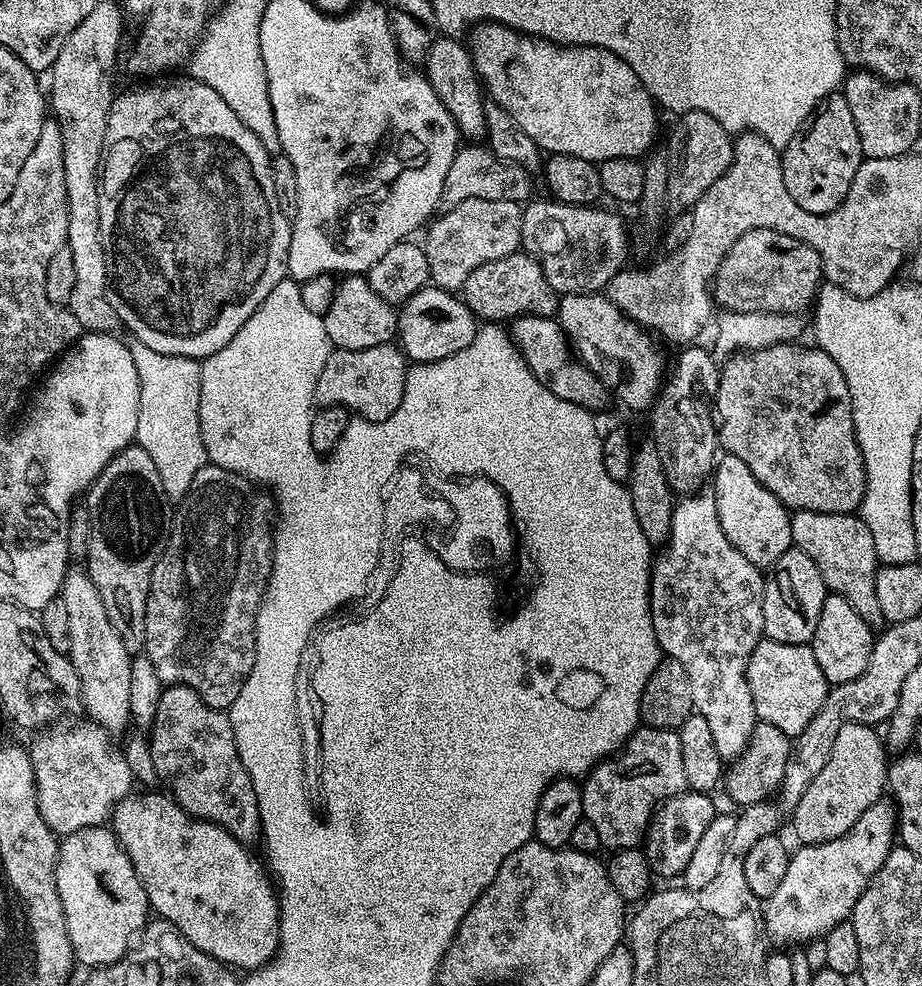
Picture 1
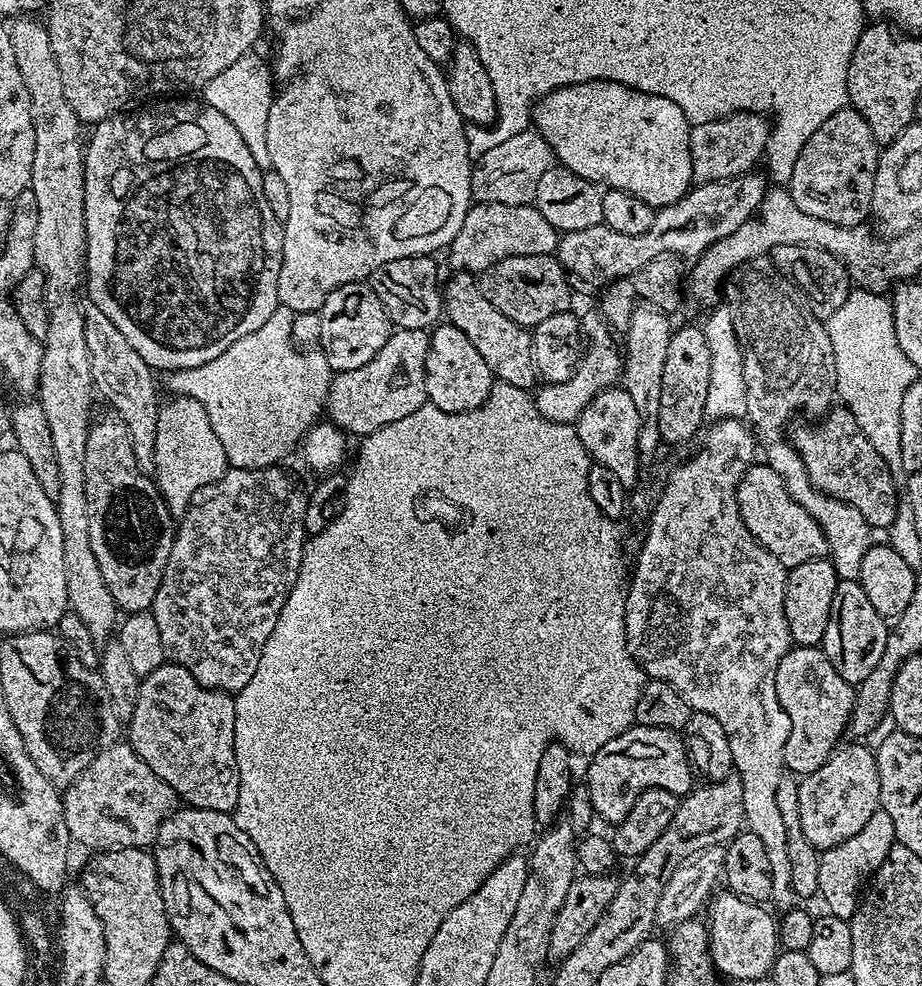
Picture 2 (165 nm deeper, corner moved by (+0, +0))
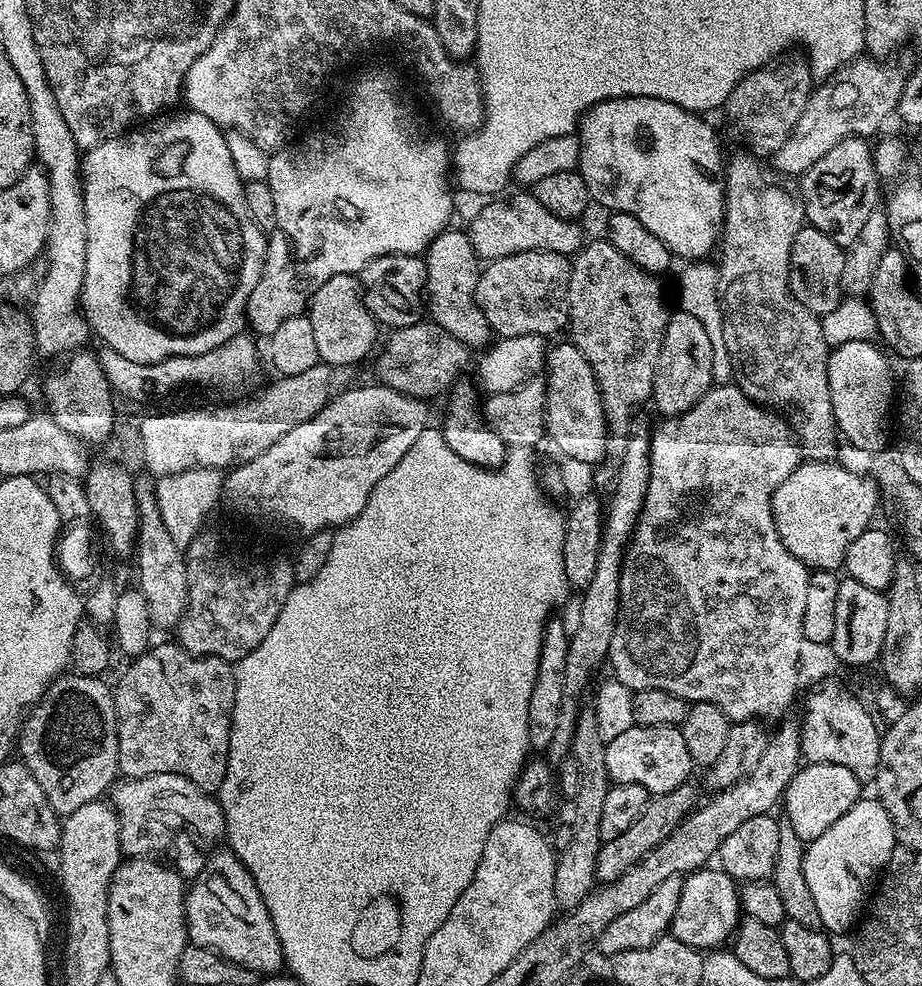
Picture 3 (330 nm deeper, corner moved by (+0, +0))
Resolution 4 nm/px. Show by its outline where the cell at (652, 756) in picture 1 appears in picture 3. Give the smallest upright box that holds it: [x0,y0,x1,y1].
[606,726,694,793]

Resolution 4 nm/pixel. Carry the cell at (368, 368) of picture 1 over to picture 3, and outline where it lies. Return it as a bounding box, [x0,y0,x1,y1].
[376,322,470,401]

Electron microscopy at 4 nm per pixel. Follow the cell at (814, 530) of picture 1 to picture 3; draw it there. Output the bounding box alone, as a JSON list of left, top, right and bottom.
[718,156,838,462]

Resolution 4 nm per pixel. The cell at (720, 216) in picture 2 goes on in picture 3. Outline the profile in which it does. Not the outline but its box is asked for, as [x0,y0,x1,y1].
[771,58,905,178]

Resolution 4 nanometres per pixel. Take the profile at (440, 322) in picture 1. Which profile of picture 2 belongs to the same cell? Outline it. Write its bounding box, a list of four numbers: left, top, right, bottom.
[424,322,494,412]

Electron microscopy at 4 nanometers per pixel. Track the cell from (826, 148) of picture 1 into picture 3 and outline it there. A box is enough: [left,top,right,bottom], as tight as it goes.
[798,136,882,246]

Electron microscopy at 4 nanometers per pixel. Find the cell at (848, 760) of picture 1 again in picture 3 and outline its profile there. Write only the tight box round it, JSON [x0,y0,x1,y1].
[782,763,862,842]

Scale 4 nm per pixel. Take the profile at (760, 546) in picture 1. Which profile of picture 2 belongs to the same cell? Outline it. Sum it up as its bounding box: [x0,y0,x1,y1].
[736,462,828,570]

